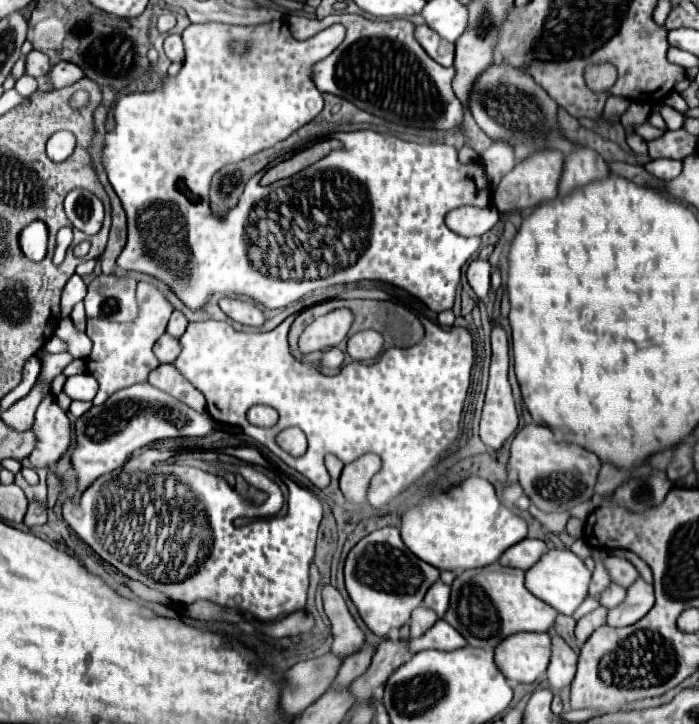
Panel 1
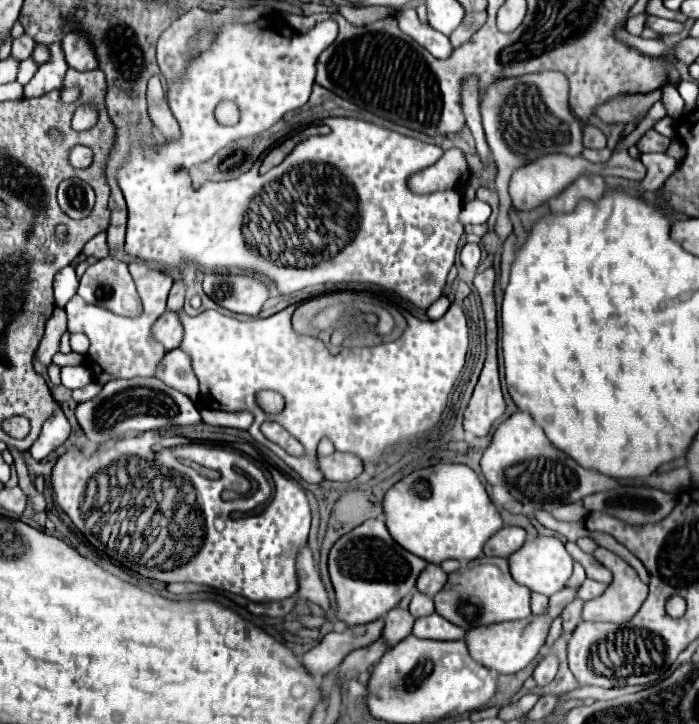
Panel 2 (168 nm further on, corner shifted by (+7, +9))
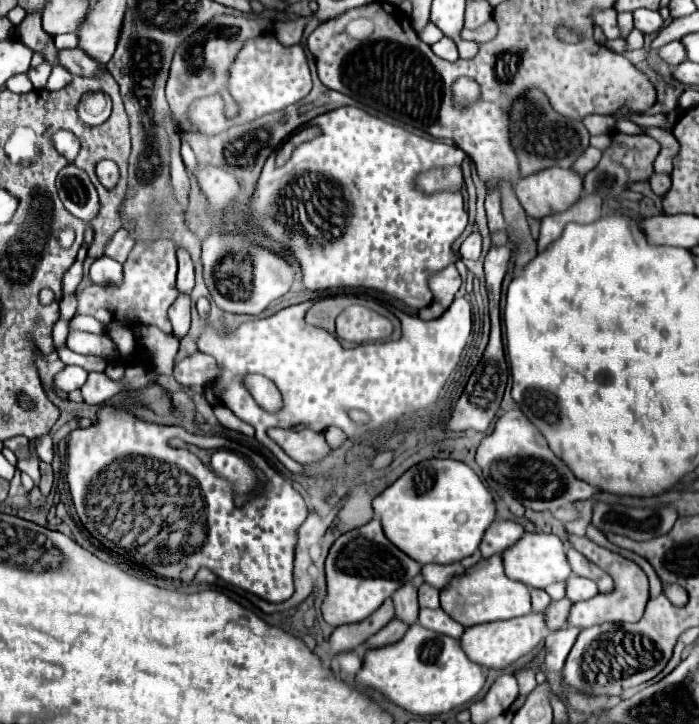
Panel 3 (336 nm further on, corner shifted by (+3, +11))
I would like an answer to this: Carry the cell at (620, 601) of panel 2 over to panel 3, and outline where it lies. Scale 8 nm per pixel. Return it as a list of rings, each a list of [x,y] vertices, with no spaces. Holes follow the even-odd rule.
[[[566,532],[566,536],[568,536],[572,548],[580,550],[590,562],[598,564],[598,568],[606,570],[614,580],[614,590],[610,594],[598,594],[594,598],[586,600],[586,602],[574,602],[572,612],[568,616],[568,624],[578,626],[578,628],[588,628],[588,626],[594,626],[594,624],[604,624],[604,622],[620,622],[620,624],[622,622],[638,622],[642,618],[646,602],[648,602],[648,578],[646,578],[644,570],[636,562],[594,544],[586,536],[578,538],[570,532]]]

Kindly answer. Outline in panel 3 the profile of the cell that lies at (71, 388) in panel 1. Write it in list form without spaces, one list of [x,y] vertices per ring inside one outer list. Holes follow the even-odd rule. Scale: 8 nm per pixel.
[[[64,366],[56,376],[54,376],[54,388],[62,392],[72,392],[84,386],[88,378],[88,372],[80,366]]]

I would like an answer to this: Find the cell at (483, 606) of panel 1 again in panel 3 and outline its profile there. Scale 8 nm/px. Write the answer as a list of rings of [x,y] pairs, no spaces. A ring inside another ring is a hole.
[[[490,556],[480,560],[476,566],[468,568],[462,576],[456,576],[450,580],[446,588],[440,592],[440,604],[442,610],[452,616],[456,622],[460,622],[464,628],[482,624],[482,622],[496,622],[496,620],[510,620],[516,616],[530,614],[530,588],[522,582],[510,580],[504,574],[502,558]]]

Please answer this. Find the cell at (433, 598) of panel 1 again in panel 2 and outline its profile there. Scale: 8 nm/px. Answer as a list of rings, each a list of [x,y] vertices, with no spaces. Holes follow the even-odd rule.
[[[428,564],[428,566],[424,568],[424,572],[418,576],[418,590],[420,590],[422,594],[428,594],[428,596],[432,598],[432,596],[438,594],[440,588],[444,588],[446,578],[448,578],[448,576],[442,572],[440,566]]]

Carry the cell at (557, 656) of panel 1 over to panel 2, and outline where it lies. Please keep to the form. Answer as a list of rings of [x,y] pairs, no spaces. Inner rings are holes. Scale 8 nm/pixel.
[[[532,594],[532,614],[544,616],[548,612],[548,598],[542,594]]]

